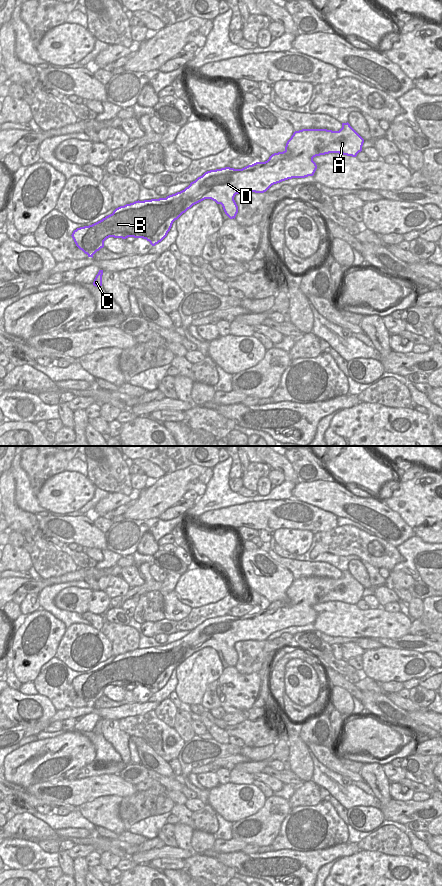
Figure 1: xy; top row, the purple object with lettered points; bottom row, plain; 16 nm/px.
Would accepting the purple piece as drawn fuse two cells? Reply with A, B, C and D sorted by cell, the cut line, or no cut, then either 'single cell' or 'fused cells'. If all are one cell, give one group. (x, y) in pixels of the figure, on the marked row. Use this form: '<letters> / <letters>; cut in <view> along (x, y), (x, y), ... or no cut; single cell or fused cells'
A B C D; no cut; single cell

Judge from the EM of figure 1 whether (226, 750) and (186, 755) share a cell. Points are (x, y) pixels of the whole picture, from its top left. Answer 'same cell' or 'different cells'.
same cell

